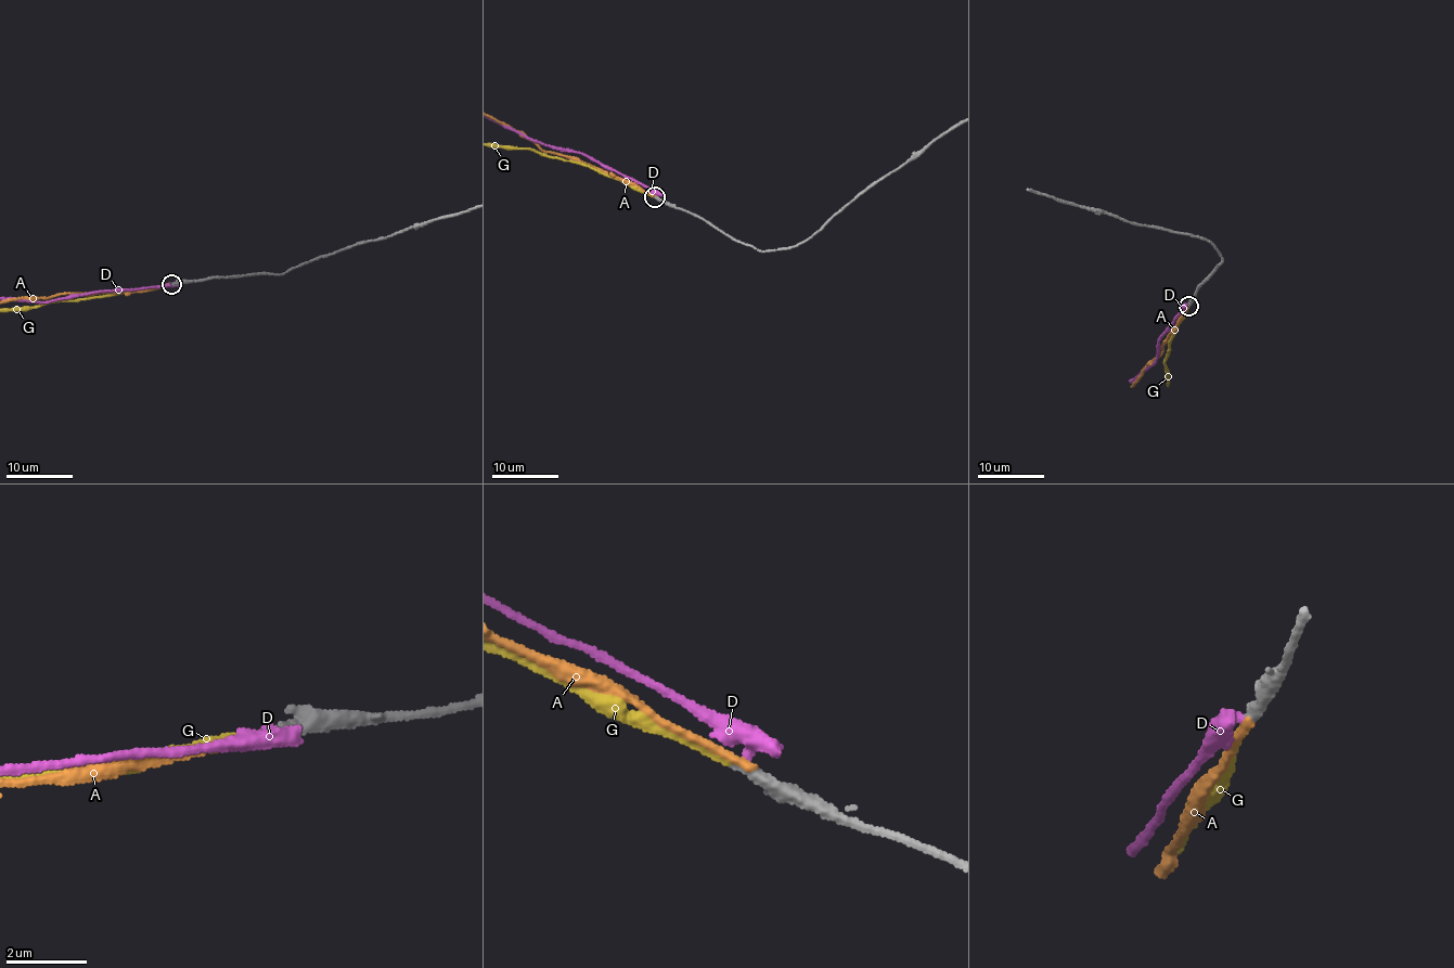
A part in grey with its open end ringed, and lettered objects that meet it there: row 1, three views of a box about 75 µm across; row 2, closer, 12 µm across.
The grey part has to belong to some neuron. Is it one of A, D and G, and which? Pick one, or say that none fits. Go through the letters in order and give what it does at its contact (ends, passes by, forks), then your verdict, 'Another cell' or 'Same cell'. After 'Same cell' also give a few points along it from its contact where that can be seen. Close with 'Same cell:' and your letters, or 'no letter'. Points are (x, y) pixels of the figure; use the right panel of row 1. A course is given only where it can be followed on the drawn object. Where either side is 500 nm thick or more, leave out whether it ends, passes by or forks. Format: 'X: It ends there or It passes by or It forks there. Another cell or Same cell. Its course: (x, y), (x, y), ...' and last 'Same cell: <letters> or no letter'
A: It ends there. Another cell
D: It ends there. Another cell
G: It ends there. Same cell
Same cell: G

